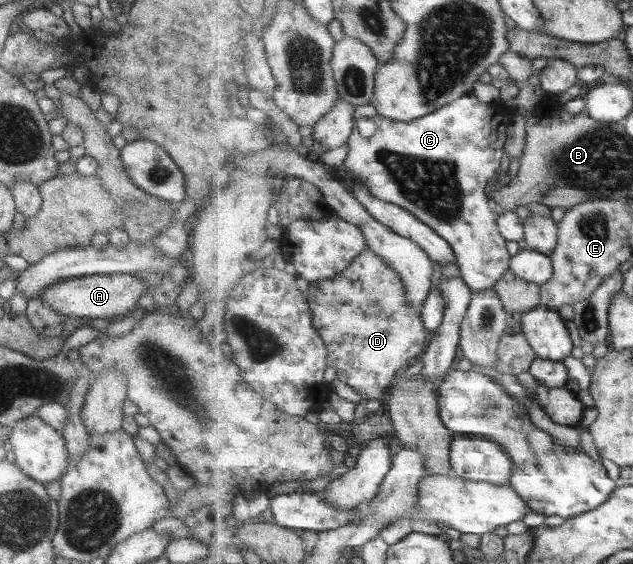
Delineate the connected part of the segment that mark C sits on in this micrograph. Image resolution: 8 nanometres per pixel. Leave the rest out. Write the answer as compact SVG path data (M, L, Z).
M472 93L449 103L424 118L406 122L394 120L377 111L373 105L357 106L354 121L370 119L376 124L371 137L363 137L355 126L348 141L349 155L345 168L349 174L360 177L378 199L397 205L431 227L453 248L461 279L475 292L494 288L510 270L512 256L507 252L507 240L497 225L498 215L492 210L489 181L499 172L501 157L505 155L507 129L513 123L513 113L503 105L503 99L493 102L479 101Z

